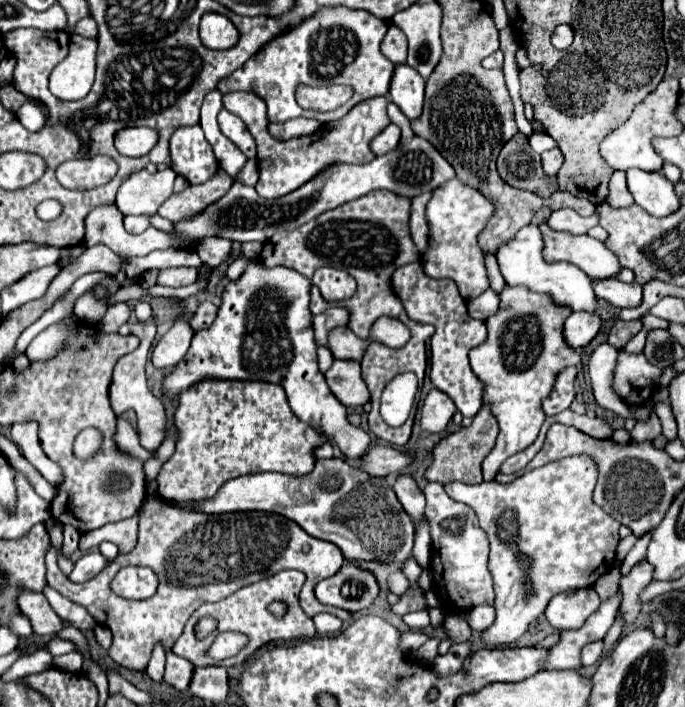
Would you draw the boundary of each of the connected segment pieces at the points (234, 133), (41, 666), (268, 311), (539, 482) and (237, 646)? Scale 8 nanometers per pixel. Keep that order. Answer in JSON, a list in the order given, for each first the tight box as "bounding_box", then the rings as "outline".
[{"bounding_box":[219,108,257,158],"outline":[[[223,108],[219,112],[219,128],[247,158],[255,158],[255,154],[257,154],[255,140],[249,134],[249,130],[245,128],[243,120],[239,120],[239,116],[235,116],[235,114],[231,114],[229,110]]]},{"bounding_box":[3,648,51,680],"outline":[[[47,648],[43,650],[35,650],[27,656],[21,656],[5,674],[3,678],[5,680],[15,680],[15,678],[21,678],[21,676],[29,676],[29,674],[37,674],[37,672],[43,672],[51,666],[51,652]]]},{"bounding_box":[163,260,371,464],"outline":[[[251,260],[241,278],[225,286],[219,314],[211,324],[211,328],[193,334],[191,348],[187,350],[185,358],[165,378],[163,382],[165,396],[175,398],[183,390],[205,378],[263,380],[279,384],[287,392],[295,416],[313,426],[319,434],[325,434],[325,438],[329,442],[335,442],[341,448],[341,452],[347,456],[347,460],[355,464],[359,456],[371,446],[371,434],[347,422],[345,406],[341,406],[339,400],[333,396],[333,392],[325,382],[325,376],[317,368],[317,344],[313,342],[313,314],[309,310],[309,292],[311,292],[311,280],[307,280],[303,274],[285,266],[267,268],[259,260]]]},{"bounding_box":[445,455,621,646],"outline":[[[577,455],[525,472],[509,484],[499,484],[493,480],[473,486],[463,482],[449,482],[445,486],[445,492],[453,500],[465,502],[477,512],[479,526],[487,532],[491,544],[489,570],[495,580],[497,618],[493,626],[483,632],[483,642],[487,646],[507,646],[515,642],[523,632],[527,632],[529,624],[545,612],[547,602],[555,594],[593,586],[605,570],[611,570],[615,562],[615,548],[619,542],[621,524],[605,514],[599,506],[595,506],[592,494],[597,477],[597,466],[593,459],[587,455]]]},{"bounding_box":[209,632,247,660],"outline":[[[221,632],[213,642],[213,646],[209,648],[209,656],[217,660],[229,658],[229,656],[235,656],[245,644],[247,644],[247,636],[237,632]]]}]

